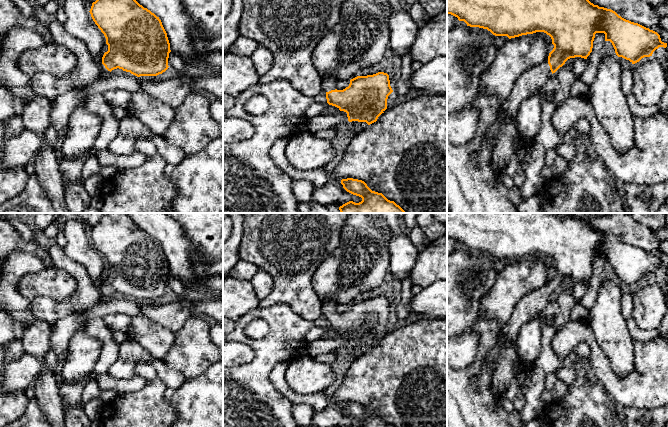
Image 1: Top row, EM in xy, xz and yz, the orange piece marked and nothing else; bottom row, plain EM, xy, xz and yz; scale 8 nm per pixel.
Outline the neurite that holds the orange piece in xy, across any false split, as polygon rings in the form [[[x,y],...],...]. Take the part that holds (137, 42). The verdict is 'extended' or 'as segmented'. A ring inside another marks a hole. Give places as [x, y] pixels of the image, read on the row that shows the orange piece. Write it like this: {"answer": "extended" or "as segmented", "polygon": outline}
{"answer": "extended", "polygon": [[[96,0],[90,14],[104,34],[108,51],[102,57],[100,77],[108,78],[114,69],[140,76],[157,76],[168,69],[170,43],[161,20],[136,0]]]}

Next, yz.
{"answer": "extended", "polygon": [[[447,0],[447,14],[451,14],[464,21],[467,26],[487,29],[495,36],[507,36],[509,39],[522,35],[544,32],[549,35],[554,45],[548,59],[526,70],[515,82],[511,95],[502,107],[498,109],[496,121],[488,130],[493,139],[493,148],[498,145],[502,116],[507,116],[516,122],[516,114],[521,103],[532,94],[541,91],[541,88],[570,58],[581,57],[587,59],[592,52],[593,41],[596,33],[604,33],[605,41],[610,41],[618,57],[629,60],[632,64],[639,62],[644,57],[652,56],[659,47],[667,47],[667,43],[661,41],[660,35],[638,23],[631,22],[619,16],[615,11],[594,5],[589,0]]]}

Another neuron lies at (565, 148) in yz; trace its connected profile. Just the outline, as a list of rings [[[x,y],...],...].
[[[567,139],[562,140],[562,142],[554,148],[558,155],[564,157],[568,162],[571,162],[576,157],[576,151],[574,146]]]

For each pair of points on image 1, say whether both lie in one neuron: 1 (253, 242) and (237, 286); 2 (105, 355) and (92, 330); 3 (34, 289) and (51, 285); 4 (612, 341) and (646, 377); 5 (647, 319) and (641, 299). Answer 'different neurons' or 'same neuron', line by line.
1: different neurons
2: same neuron
3: same neuron
4: different neurons
5: same neuron

